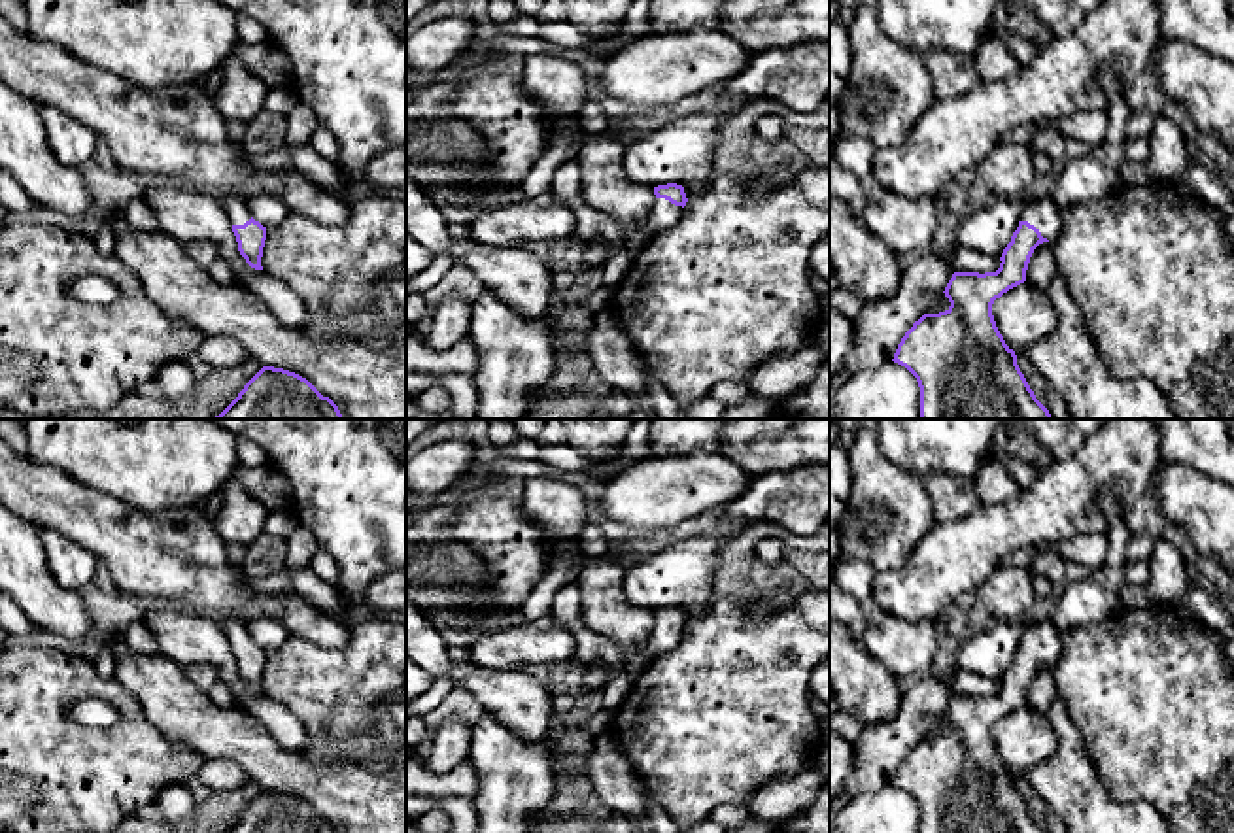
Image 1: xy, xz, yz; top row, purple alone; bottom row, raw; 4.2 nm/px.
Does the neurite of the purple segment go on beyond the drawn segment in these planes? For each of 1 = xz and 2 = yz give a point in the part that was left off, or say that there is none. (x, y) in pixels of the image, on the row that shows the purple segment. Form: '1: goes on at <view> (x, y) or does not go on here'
1: goes on at xz (664, 214)
2: goes on at yz (1044, 214)

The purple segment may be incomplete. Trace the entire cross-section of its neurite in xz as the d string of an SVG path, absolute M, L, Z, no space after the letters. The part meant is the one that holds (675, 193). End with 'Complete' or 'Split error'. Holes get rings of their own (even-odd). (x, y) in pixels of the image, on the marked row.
M677 183L658 185L654 187L654 195L656 200L648 215L648 230L652 236L677 223L688 202L684 187Z. Split error

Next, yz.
M1047 196L1026 198L1000 268L954 272L943 291L951 306L905 332L892 361L918 382L920 419L1053 419L1000 334L992 304L1026 281L1034 249L1056 240L1062 215Z. Split error

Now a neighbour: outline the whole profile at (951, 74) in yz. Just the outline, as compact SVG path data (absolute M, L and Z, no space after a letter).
M930 49L918 55L930 74L935 100L960 96L983 81L971 55L949 49Z

